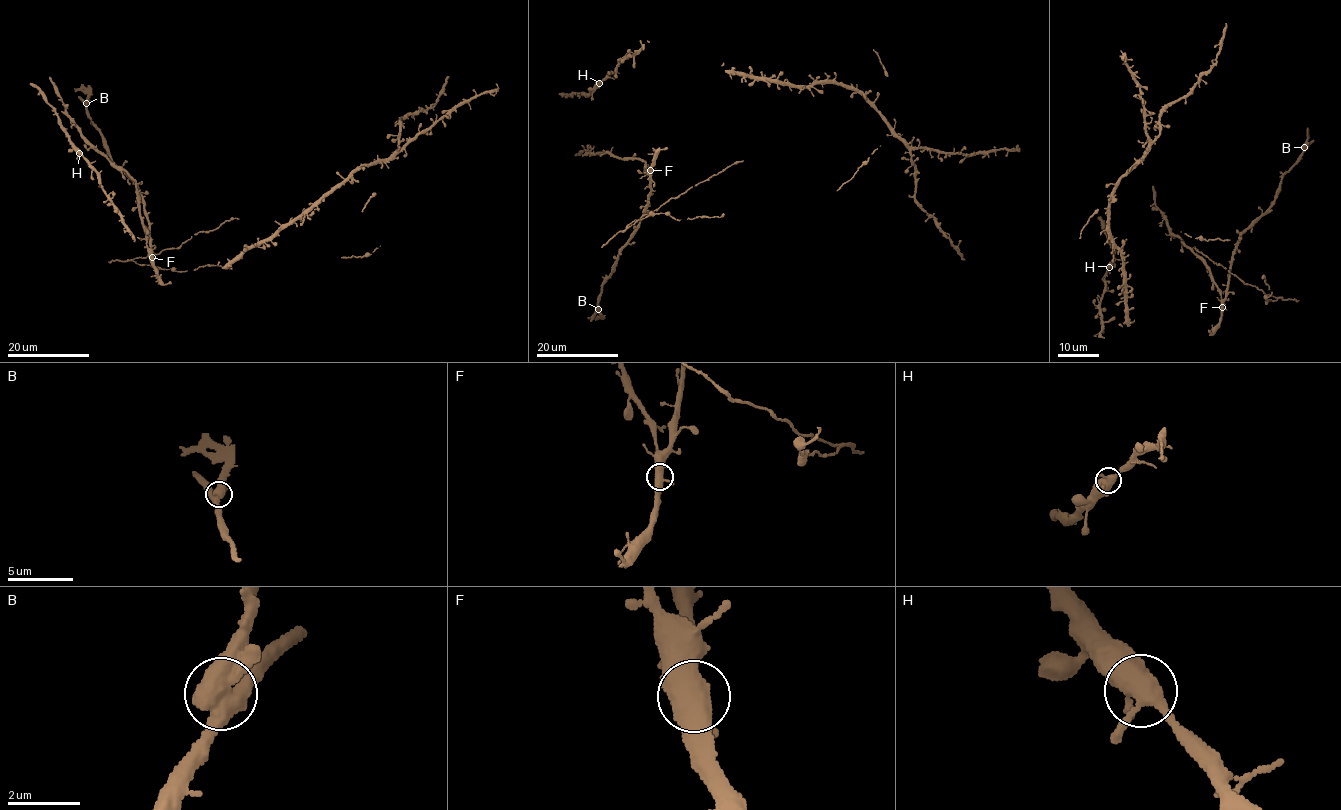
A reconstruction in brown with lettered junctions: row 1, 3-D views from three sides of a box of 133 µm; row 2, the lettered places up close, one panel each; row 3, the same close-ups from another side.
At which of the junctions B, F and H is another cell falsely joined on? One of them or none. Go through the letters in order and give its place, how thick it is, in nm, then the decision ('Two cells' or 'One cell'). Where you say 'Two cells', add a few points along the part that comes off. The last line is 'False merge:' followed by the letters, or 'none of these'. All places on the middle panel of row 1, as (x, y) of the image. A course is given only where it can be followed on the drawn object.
B: Place: (598, 309). Thickness 550 nm. Two cells. Course of the part to remove: (598, 309), (600, 316), (587, 318)
F: Place: (650, 170). Thickness 500 nm. One cell
H: Place: (599, 83). Thickness 550 nm. One cell
False merge: B

